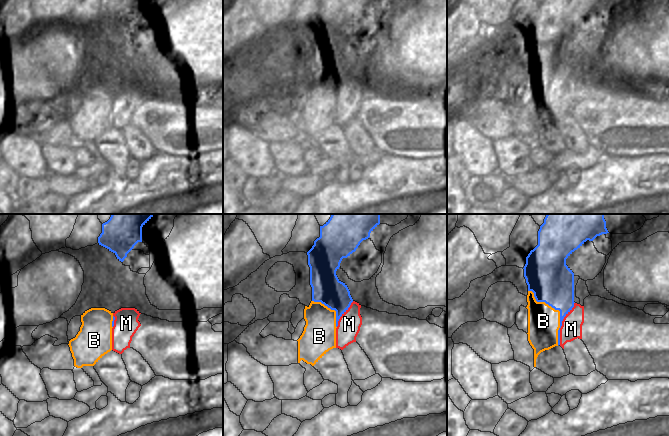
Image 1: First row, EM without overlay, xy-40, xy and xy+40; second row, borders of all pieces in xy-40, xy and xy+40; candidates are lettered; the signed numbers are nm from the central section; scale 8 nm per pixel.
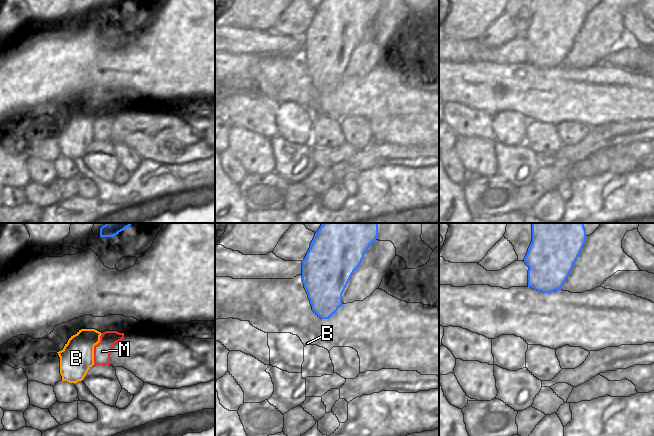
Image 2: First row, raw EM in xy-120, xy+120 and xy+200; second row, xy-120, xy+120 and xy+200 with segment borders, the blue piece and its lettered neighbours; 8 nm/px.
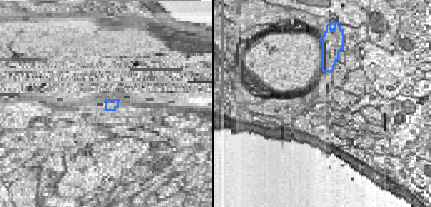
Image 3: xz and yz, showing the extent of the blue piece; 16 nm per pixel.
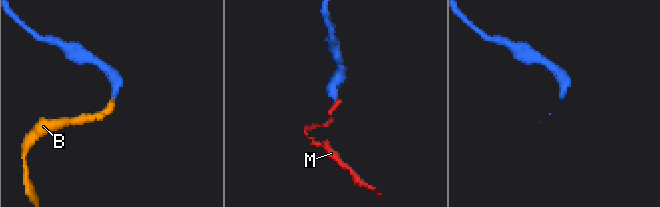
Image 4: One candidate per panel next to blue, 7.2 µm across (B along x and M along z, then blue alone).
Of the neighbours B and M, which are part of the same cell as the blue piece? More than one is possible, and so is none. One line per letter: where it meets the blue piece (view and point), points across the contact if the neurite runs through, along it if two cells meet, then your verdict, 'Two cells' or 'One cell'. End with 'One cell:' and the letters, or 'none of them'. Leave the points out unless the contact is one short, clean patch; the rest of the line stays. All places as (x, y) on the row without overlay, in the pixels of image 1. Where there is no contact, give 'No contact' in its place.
B: Touches blue at xy+40 (558, 85). One cell
M: Touches blue at xy+40 (561, 99). Two cells
One cell: B.

